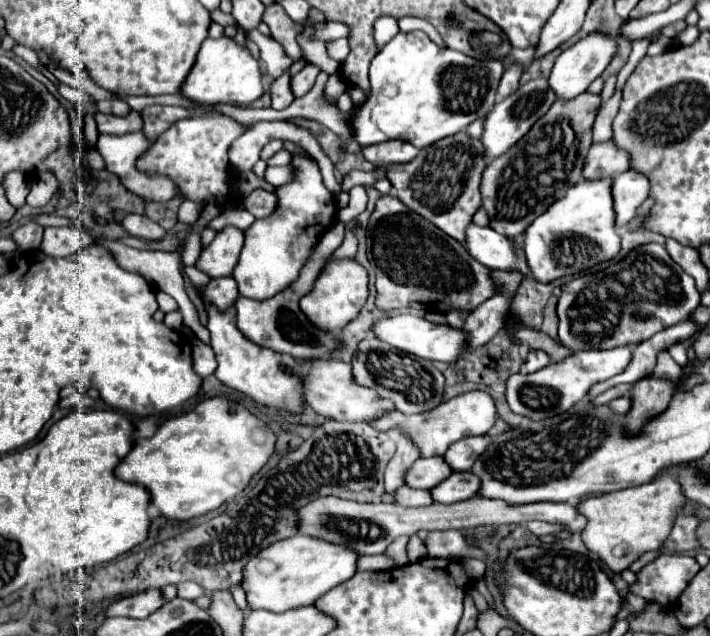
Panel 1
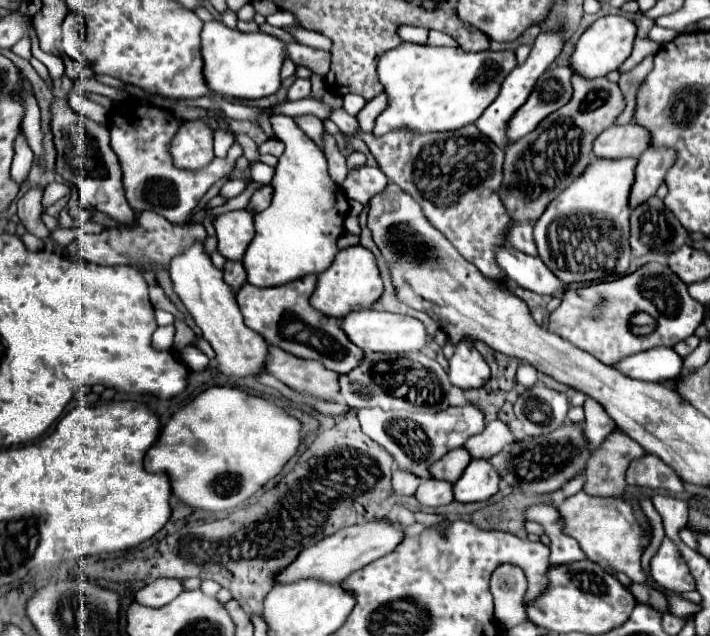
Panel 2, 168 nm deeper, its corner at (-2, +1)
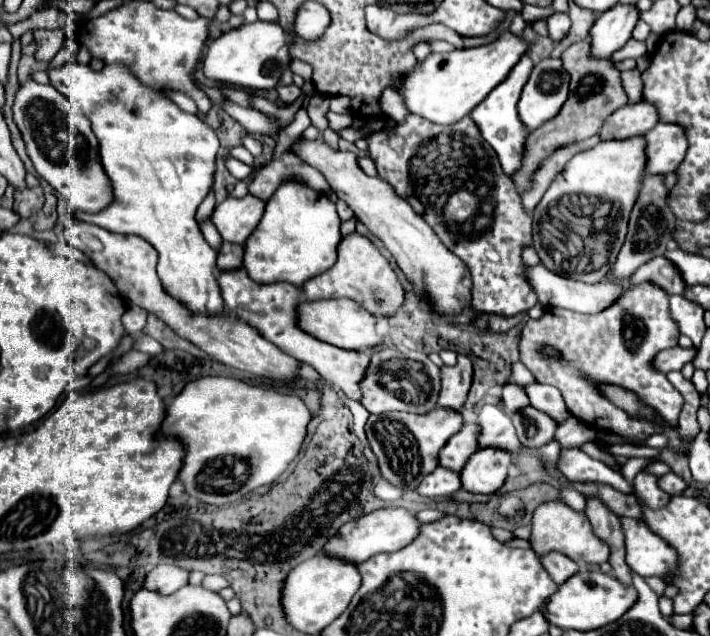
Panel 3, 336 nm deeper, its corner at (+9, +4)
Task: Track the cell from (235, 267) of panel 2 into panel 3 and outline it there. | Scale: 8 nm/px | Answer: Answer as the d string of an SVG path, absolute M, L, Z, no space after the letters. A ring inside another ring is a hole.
M223 243L221 245L221 251L219 251L219 257L217 257L217 267L223 269L223 271L241 267L243 265L243 253L245 253L245 247L243 245Z

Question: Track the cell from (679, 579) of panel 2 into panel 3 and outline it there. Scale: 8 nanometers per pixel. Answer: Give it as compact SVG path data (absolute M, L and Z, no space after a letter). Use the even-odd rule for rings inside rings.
M619 517L627 547L627 565L641 577L665 577L677 567L677 553L647 529L643 521Z

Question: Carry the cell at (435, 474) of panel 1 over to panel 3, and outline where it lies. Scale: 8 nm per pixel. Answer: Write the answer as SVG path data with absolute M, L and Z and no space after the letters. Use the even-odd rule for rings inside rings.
M465 423L463 429L453 435L441 449L441 465L453 471L461 471L469 457L477 451L477 423Z

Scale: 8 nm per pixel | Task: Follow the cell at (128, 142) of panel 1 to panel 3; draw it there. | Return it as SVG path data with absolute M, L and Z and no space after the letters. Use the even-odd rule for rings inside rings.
M73 59L61 67L49 67L47 73L49 83L69 101L75 101L81 107L81 113L91 121L91 129L99 139L101 165L113 187L113 201L105 209L97 213L77 213L77 217L115 233L135 233L143 237L159 253L157 273L171 295L181 299L195 313L225 311L215 277L219 273L217 251L209 247L195 221L197 207L213 185L215 155L219 149L215 131L199 115L181 111L175 103L163 97L159 89L141 83L125 65L105 65L101 71L93 71L89 65L81 65Z

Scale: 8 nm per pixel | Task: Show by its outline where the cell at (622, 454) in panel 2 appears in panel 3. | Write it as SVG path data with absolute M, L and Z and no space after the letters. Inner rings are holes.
M591 499L587 501L587 511L585 511L593 533L605 541L611 549L609 555L609 563L613 567L613 575L625 583L631 585L631 569L625 563L625 541L623 541L623 533L621 533L621 523L619 517L615 513L611 513L601 501Z

